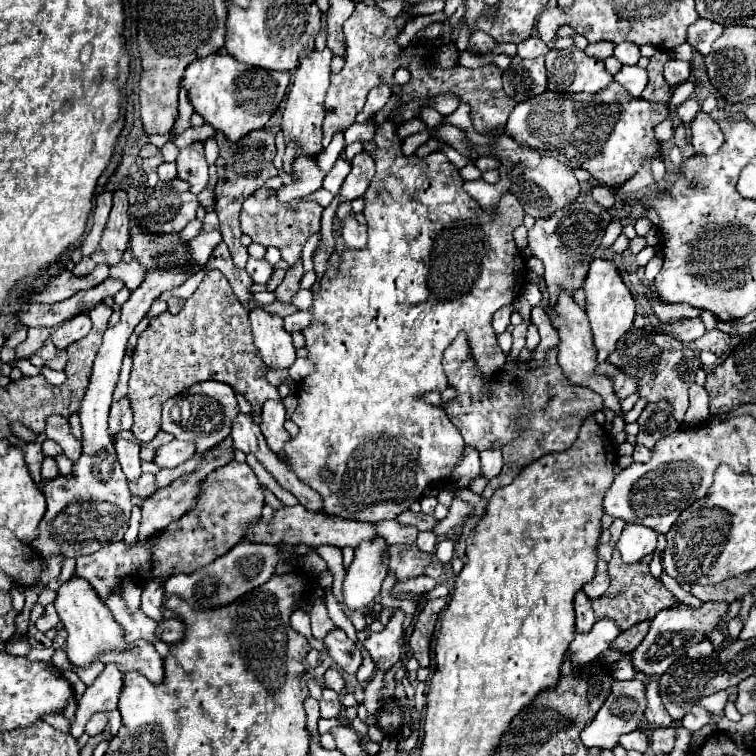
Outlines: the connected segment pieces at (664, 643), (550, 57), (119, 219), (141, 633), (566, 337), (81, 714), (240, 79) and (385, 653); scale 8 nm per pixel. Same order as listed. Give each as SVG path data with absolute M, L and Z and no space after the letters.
M706 602L700 608L670 608L656 614L656 618L650 622L648 638L644 638L636 650L632 652L632 664L636 672L644 674L664 674L666 668L678 658L686 654L688 644L698 644L706 640L706 636L718 628L724 614L728 612L726 602Z
M576 46L550 50L546 54L548 90L552 92L590 92L604 90L614 78L604 68L604 62L586 56Z
M124 190L114 192L114 206L108 218L108 224L104 228L104 236L100 242L100 248L90 254L90 258L82 258L74 266L76 276L86 276L90 274L98 264L108 264L114 266L122 260L124 250L128 248L130 242L130 214L128 214L128 196Z
M122 580L118 582L116 590L112 592L112 596L106 598L106 606L112 610L116 622L122 626L122 632L124 632L124 640L140 640L140 638L146 638L150 640L158 654L164 658L166 652L168 652L168 644L156 640L156 622L152 618L148 618L142 610L140 612L130 612L128 606L124 604L122 596L120 596L120 590L122 590Z
M562 292L560 300L558 300L558 308L554 308L554 312L550 312L550 308L544 306L544 310L548 312L550 320L554 322L554 326L558 328L560 332L560 344L558 344L558 364L564 372L564 376L570 380L570 382L576 382L580 386L588 386L592 388L594 392L598 392L602 398L604 398L604 406L614 410L616 414L624 416L622 408L620 408L620 400L614 392L614 384L608 376L602 376L602 374L596 374L596 348L594 348L594 340L592 340L592 330L590 330L590 322L588 322L588 316L586 312L574 304L574 298L572 296L566 296L566 292Z
M106 664L104 672L94 680L92 686L86 688L82 698L78 700L78 710L70 724L70 734L82 736L84 726L92 714L118 708L120 690L122 690L122 672L114 664Z
M226 52L210 54L208 58L194 60L182 78L182 86L188 90L194 110L216 130L224 132L230 142L238 142L252 130L264 128L270 116L276 112L280 100L290 84L288 72L272 72L258 66L242 64Z
M400 608L394 610L394 616L386 624L382 632L360 632L358 640L364 648L368 648L376 670L388 672L394 662L400 658L400 636L402 636L402 622L404 622L404 612Z

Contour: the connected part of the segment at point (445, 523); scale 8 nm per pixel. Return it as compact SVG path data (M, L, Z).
M454 498L452 506L450 506L450 514L440 524L436 524L436 528L432 528L432 532L436 536L444 536L450 528L454 528L456 524L462 524L468 516L470 516L470 506L460 502L460 498Z

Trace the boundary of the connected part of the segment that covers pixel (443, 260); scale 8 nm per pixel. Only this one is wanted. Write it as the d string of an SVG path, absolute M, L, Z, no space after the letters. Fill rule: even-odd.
M384 122L376 128L376 134L372 138L374 142L374 162L376 162L376 174L370 184L370 188L364 194L364 216L368 222L368 244L366 248L352 250L344 248L340 254L340 262L336 266L326 266L324 278L320 282L320 290L314 292L314 302L312 302L312 320L310 324L302 330L306 338L306 350L308 358L314 362L316 370L308 374L300 386L298 386L298 408L292 414L292 422L300 428L300 434L292 438L286 444L286 458L284 462L294 470L294 474L310 484L322 498L324 498L324 508L328 516L338 516L346 520L358 520L358 522L380 522L380 520L390 520L398 516L404 510L410 510L410 504L418 500L424 492L424 488L430 482L438 482L442 478L448 478L454 470L454 466L460 462L462 454L462 438L454 430L452 422L448 420L444 410L434 410L434 406L424 404L418 400L420 394L430 392L430 390L446 390L446 374L442 370L442 352L452 344L452 340L458 336L458 332L466 332L470 336L472 348L474 348L474 359L476 365L485 378L492 378L494 372L498 372L506 363L506 355L498 348L496 334L492 328L492 316L498 308L504 304L512 304L516 298L516 288L524 286L526 282L526 262L522 256L518 256L518 248L514 244L514 228L518 228L524 220L524 210L518 204L518 200L512 196L512 192L502 194L502 202L496 204L496 212L490 214L486 212L474 198L470 198L464 190L464 180L458 174L458 168L442 156L442 160L430 160L430 158L418 158L418 156L404 156L402 154L402 138L398 138L396 124L394 122ZM322 468L334 470L334 480L328 482L320 476Z

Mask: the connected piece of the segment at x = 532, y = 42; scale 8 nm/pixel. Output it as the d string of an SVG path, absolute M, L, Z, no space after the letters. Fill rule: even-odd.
M530 36L526 38L524 42L518 44L518 56L520 58L538 58L538 56L544 56L550 48L538 38L538 36Z

